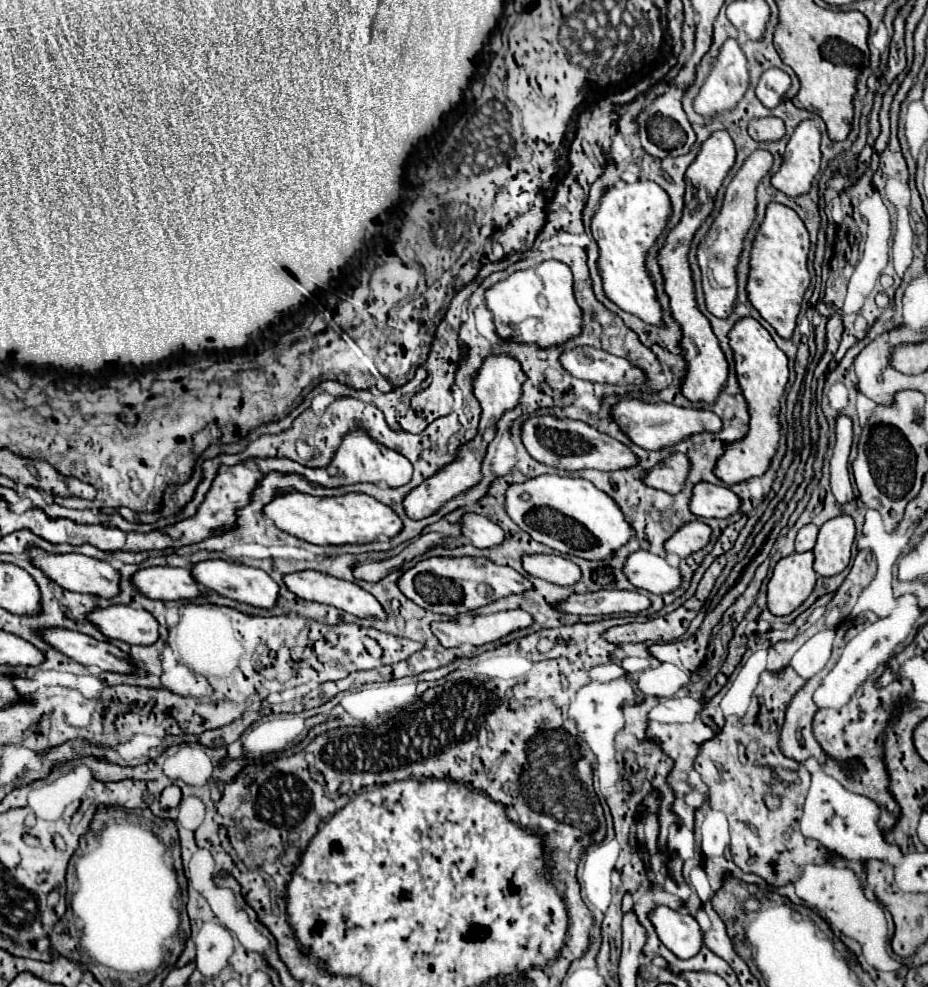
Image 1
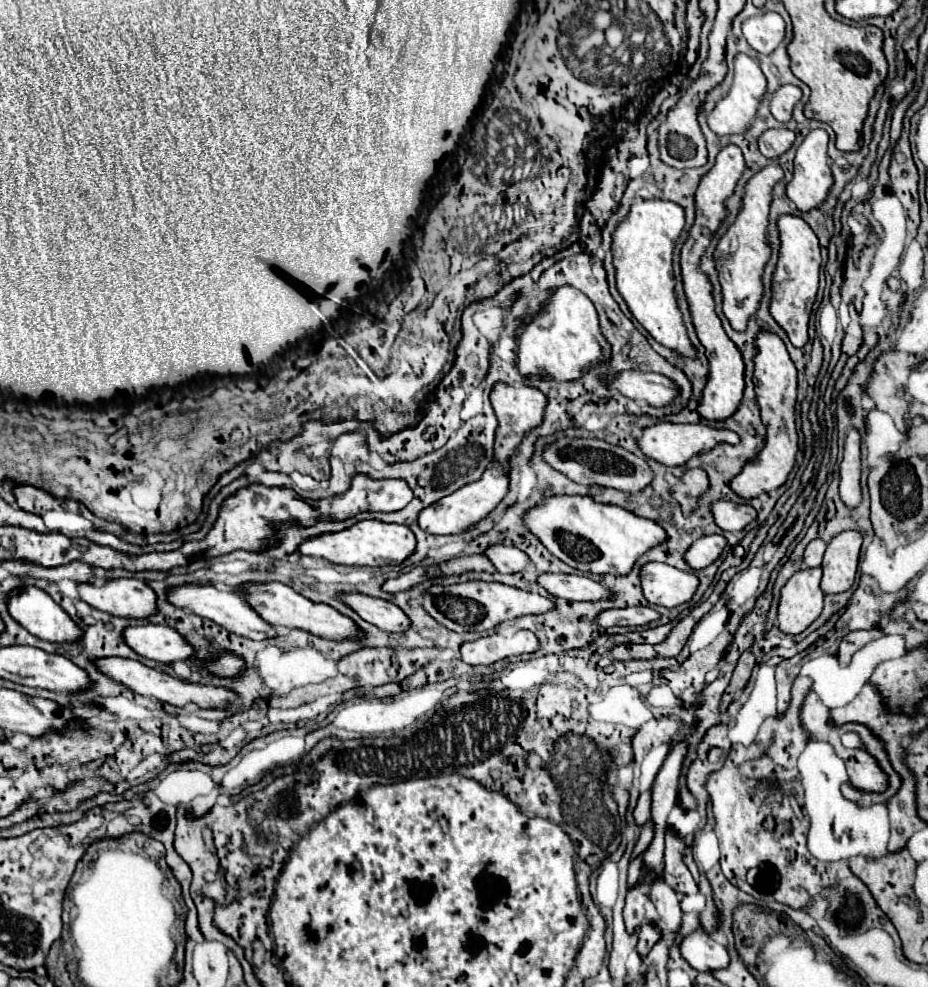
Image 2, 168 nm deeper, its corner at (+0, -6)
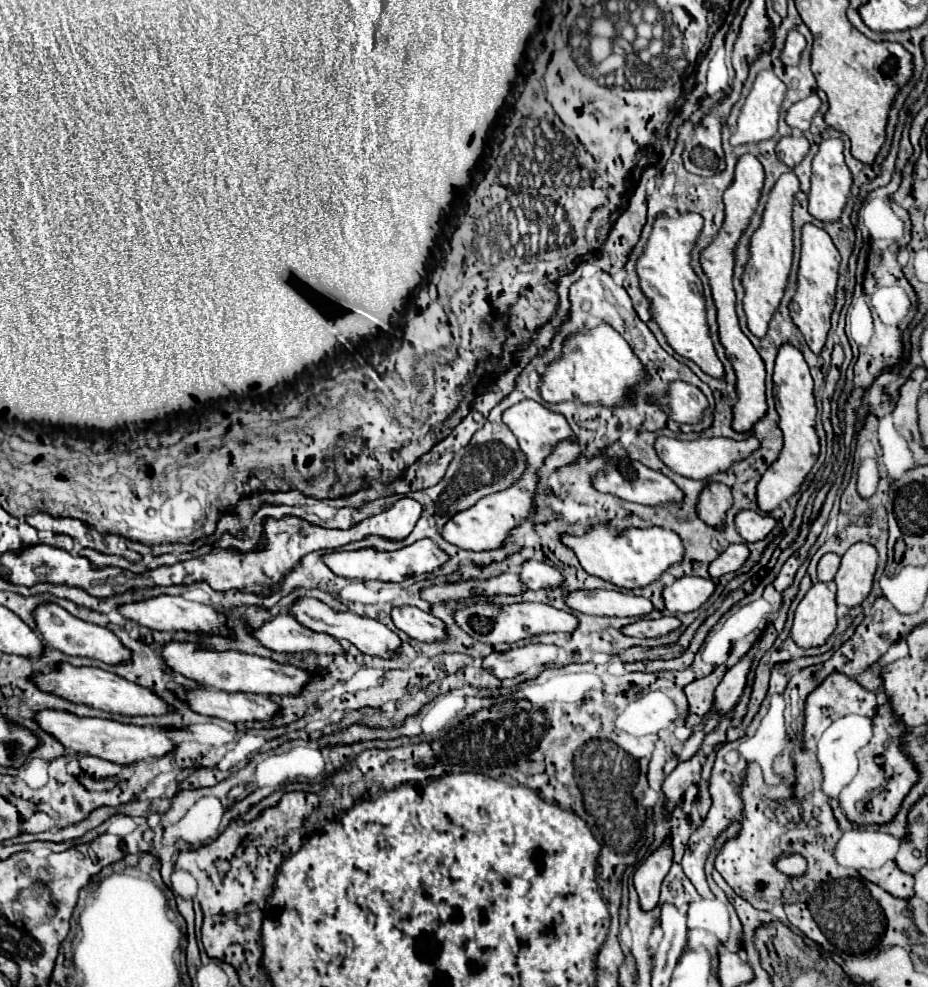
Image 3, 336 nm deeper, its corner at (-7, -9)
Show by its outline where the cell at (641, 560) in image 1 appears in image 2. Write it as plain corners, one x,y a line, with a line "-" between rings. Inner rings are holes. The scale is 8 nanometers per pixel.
645,563
641,567
641,589
649,603
663,605
663,607
677,607
687,603
699,579
693,573
679,571
665,563

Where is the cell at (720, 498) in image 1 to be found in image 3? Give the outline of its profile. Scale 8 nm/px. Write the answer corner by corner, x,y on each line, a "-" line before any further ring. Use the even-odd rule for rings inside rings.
742,510
736,514
736,528
738,534
746,542
758,542
764,540
776,526
776,520
768,514
758,514
752,510

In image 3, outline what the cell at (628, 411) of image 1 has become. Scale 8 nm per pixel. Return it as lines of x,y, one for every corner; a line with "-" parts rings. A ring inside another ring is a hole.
750,436
746,440
730,440
730,438
698,438
698,440
676,440
676,438
658,438
656,440
656,454
658,458
676,474
692,478
692,480
706,480
718,472
726,472
736,460
748,458
756,448
760,448
760,442

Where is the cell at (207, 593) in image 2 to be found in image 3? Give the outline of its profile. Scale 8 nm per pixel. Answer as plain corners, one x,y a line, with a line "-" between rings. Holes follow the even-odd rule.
278,614
270,622
266,622
262,628
252,632
258,642
274,652
284,654
296,654
296,652
314,652
314,654
346,654
342,644
324,634
324,632
312,632
310,628
304,628
296,618

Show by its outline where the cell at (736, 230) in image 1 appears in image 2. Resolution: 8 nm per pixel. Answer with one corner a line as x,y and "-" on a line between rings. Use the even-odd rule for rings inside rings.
773,163
773,165
767,165
765,169
759,169
747,181
741,197
741,209
735,221
725,231
725,235
719,239
719,245
713,255
715,269
719,273
721,293
723,293
723,315
729,319
735,331
745,331
747,319
755,313
759,299
763,295
761,275
771,255
771,247
765,241
765,227
767,227
769,205
771,205
771,189
781,177
783,177
783,169
777,163

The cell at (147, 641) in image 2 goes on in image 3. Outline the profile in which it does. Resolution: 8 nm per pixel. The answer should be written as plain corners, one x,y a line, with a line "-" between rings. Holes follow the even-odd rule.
170,642
162,648
164,662
180,672
182,676
196,680
208,688
224,690
224,692
252,692
252,694
268,694
268,696
298,696
302,688
312,680
312,672
296,668
292,664
280,664
270,658
240,654
240,652
214,652
202,650
198,644
190,642

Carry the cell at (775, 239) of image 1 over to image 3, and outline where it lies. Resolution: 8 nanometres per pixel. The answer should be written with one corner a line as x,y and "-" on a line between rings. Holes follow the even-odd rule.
806,224
802,228
802,254
800,254
800,272
798,272
798,290
790,304
790,316
794,324
804,334
810,350
820,354
826,336
830,330
830,316
836,304
836,284
838,284
838,266
840,266
840,252
836,250
832,238
818,226

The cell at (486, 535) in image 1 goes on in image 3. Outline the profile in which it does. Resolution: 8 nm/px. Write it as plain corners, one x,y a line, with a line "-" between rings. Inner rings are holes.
534,560
522,564
520,578
530,590
552,590
564,584
564,576
556,568

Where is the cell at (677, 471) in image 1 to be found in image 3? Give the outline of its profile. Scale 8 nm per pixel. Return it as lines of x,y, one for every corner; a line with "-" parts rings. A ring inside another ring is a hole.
712,482
702,490
698,500
698,516
708,526
724,524
724,516
728,508
732,508
732,492
726,484

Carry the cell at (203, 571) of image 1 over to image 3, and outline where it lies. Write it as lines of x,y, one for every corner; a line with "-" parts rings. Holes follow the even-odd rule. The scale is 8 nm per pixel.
300,598
294,604
294,614
298,618
298,622
310,630
316,632
326,632
330,636
334,636
336,640
350,640
360,652
370,654
370,656
380,656
380,658
394,658
396,650
400,648
400,638
396,632
392,632
388,626
384,626
378,620
372,618
362,618
354,612
334,612
332,608
328,608
326,604
322,604
320,600
314,598

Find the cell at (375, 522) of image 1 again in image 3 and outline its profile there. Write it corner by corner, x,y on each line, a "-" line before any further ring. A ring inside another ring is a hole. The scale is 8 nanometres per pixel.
428,538
418,540
412,546
398,552
374,552
372,548
368,548
368,550
356,550
356,552
332,552
324,556
324,562
336,576
352,578
352,580
380,580
380,582
402,582
412,576
432,574
434,570
444,566
448,560
450,556
442,548
438,548
436,542

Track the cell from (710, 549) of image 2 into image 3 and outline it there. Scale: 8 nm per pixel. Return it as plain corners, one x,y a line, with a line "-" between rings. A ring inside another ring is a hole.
732,544
728,546
712,564
710,564
710,576
712,578
722,578
724,574
736,572
744,566
744,562
748,560
750,550
746,544

